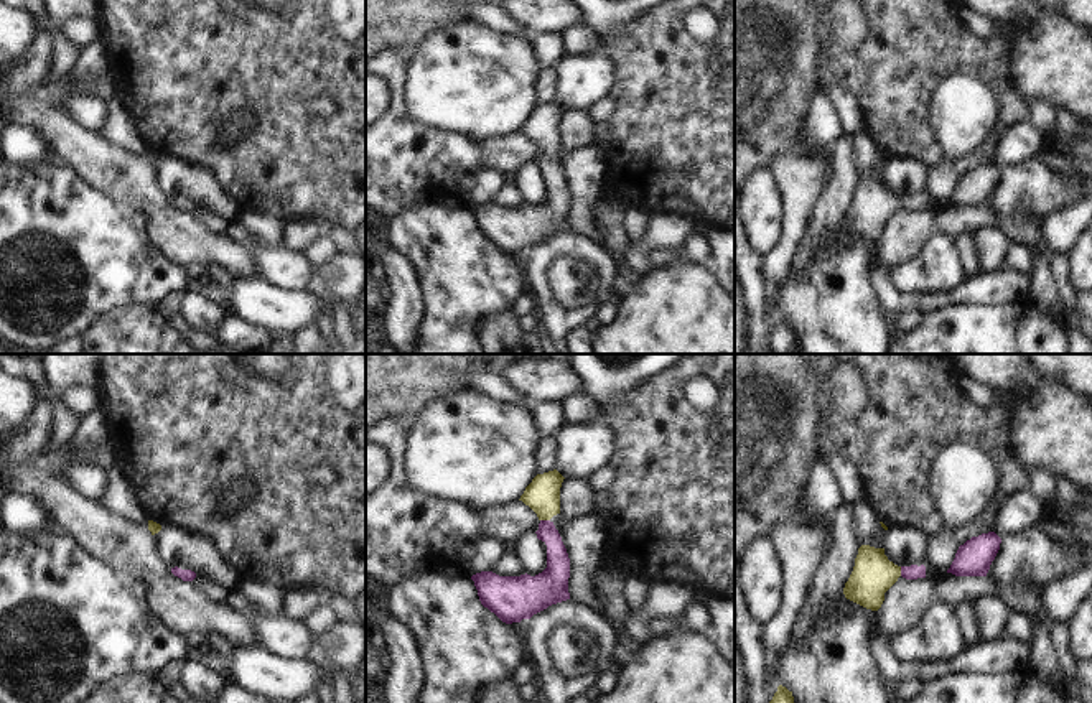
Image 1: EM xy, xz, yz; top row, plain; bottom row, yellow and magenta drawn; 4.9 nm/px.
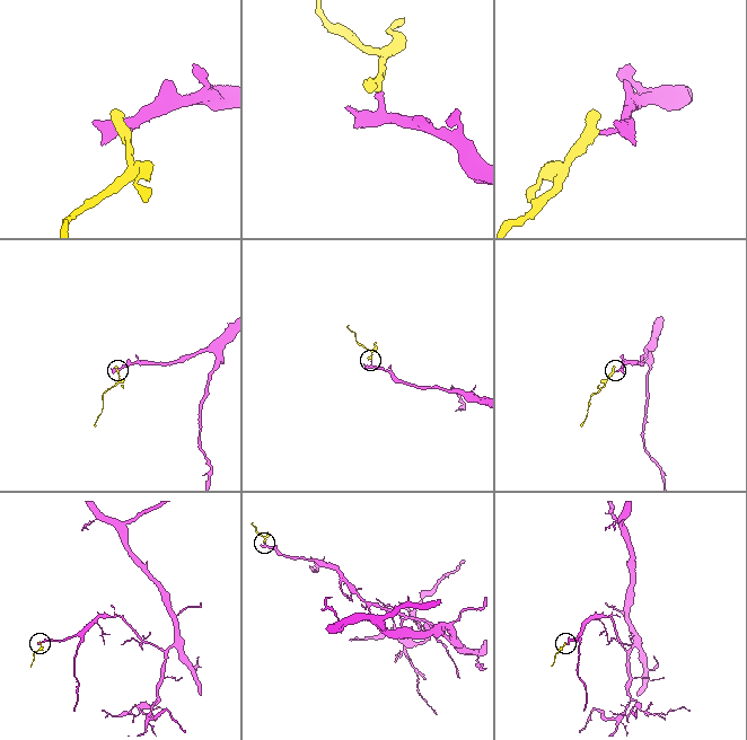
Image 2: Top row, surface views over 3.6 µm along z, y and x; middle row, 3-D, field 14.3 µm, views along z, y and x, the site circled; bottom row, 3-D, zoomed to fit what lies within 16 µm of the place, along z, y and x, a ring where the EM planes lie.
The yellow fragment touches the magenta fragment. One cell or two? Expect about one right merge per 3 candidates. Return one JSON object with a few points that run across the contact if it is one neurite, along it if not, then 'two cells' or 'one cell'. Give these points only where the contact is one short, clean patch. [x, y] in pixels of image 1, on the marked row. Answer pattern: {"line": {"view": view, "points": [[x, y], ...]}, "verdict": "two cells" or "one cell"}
{"line": {"view": "xz", "points": [[542, 494], [546, 519], [557, 568]]}, "verdict": "one cell"}

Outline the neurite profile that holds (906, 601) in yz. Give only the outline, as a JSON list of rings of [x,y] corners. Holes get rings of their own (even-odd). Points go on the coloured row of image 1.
[[[903,576],[884,593],[878,609],[878,626],[893,637],[916,626],[934,601],[932,580],[906,580]]]

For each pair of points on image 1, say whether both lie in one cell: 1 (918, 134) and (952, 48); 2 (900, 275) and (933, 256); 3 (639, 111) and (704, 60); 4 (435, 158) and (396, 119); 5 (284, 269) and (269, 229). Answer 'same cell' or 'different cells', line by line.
1: same cell
2: same cell
3: same cell
4: same cell
5: different cells

